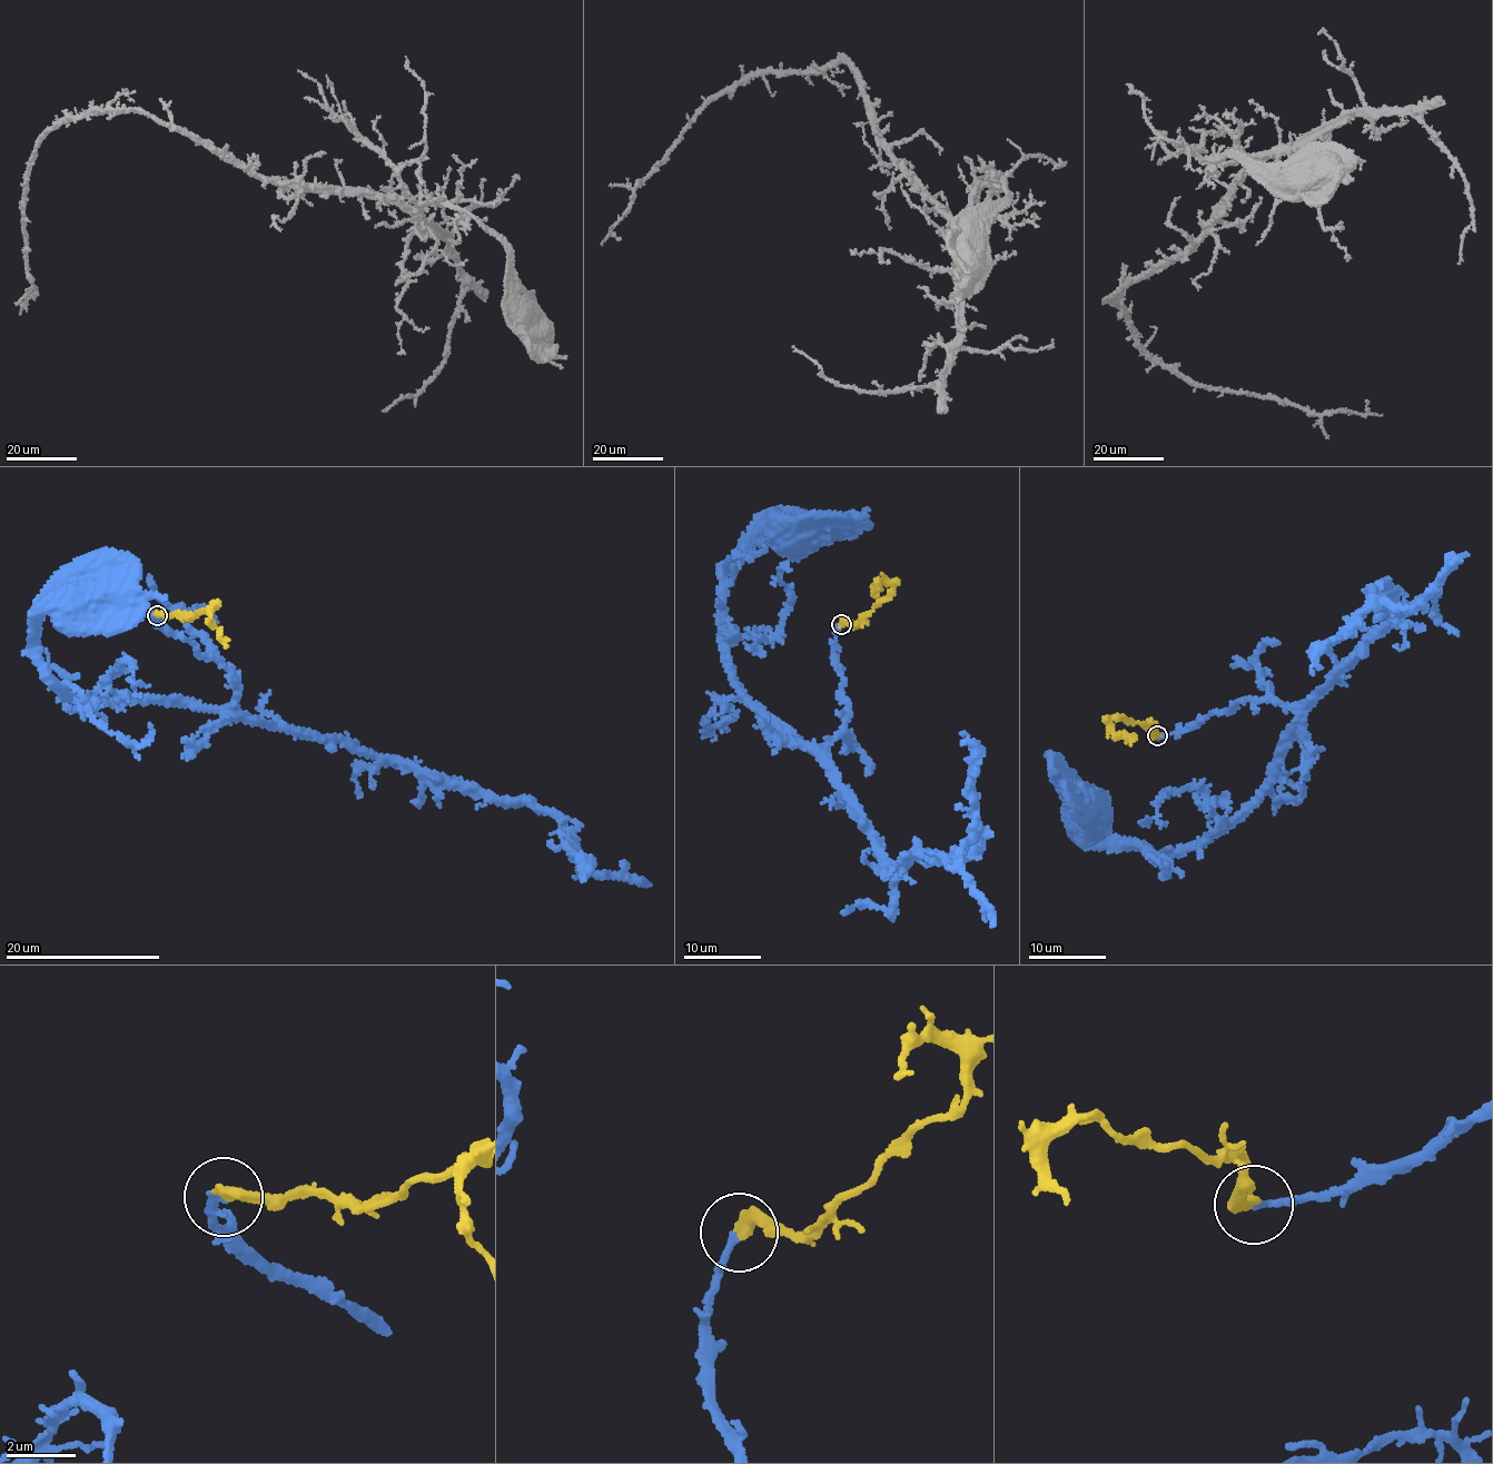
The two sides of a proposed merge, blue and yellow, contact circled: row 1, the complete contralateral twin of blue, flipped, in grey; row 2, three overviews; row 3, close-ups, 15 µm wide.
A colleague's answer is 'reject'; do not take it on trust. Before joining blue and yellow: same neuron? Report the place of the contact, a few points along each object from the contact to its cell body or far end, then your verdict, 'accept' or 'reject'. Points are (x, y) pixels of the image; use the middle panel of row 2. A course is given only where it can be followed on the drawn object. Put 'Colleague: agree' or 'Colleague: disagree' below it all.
place (841, 624); course blue (840, 625), (833, 663), (846, 731), (813, 751), (741, 692), (721, 625), (723, 572), (797, 531); course yellow (840, 623), (858, 623), (889, 597), (889, 585), (883, 581), (872, 587); accept
Colleague: disagree

